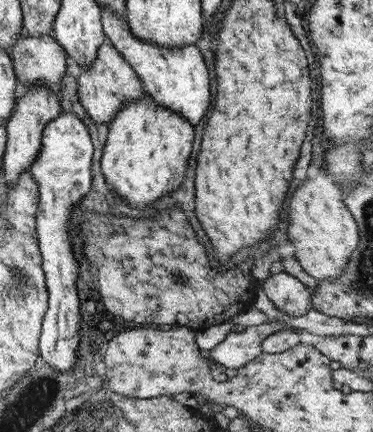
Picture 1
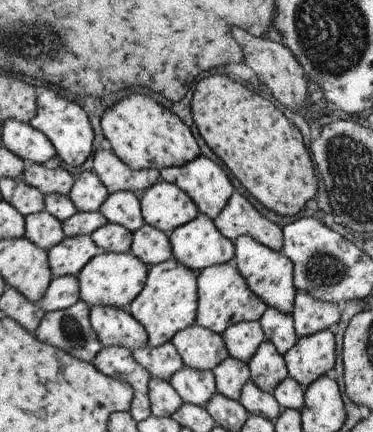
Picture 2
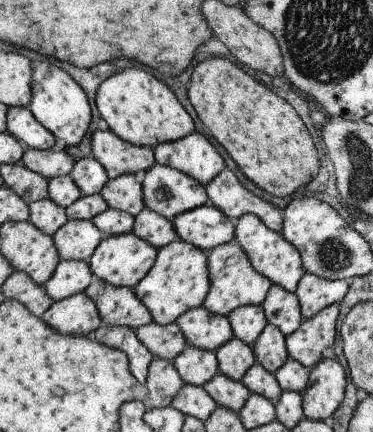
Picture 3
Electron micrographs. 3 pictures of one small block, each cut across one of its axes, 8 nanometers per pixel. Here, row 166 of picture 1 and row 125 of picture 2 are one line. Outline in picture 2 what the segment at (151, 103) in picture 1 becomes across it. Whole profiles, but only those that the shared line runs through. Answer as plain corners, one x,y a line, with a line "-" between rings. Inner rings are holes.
131,94
125,100
117,102
113,108
109,108
103,118
103,136
111,144
113,154
123,160
131,170
143,172
143,170
169,170
191,164
195,158
199,158
199,148
189,132
189,128
169,110
153,102
149,96

